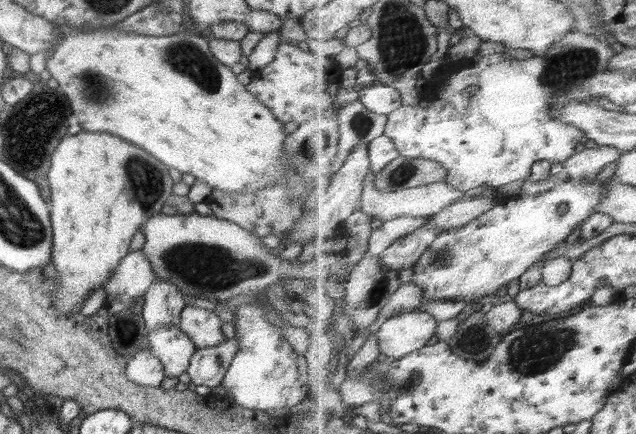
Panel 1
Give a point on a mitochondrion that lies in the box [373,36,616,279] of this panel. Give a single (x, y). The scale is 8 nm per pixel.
(571, 68)

